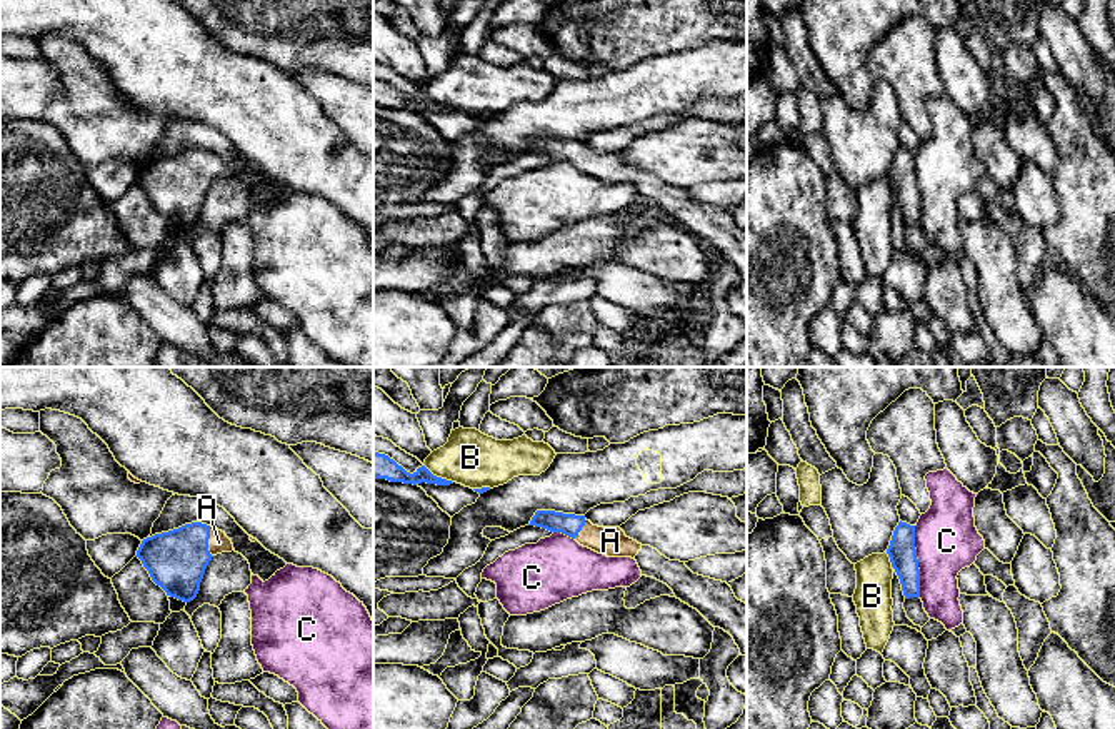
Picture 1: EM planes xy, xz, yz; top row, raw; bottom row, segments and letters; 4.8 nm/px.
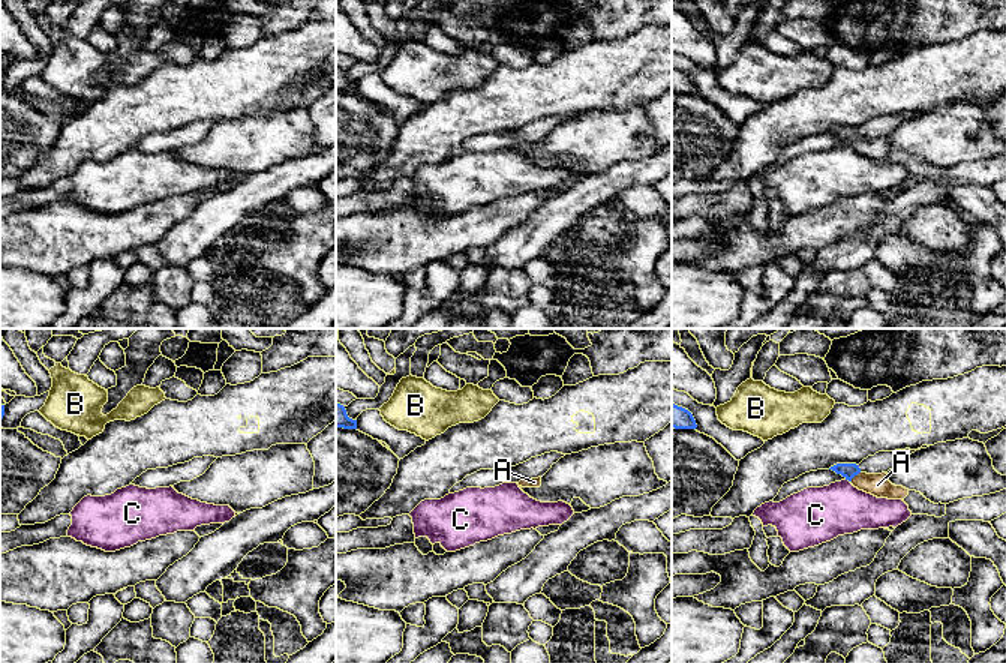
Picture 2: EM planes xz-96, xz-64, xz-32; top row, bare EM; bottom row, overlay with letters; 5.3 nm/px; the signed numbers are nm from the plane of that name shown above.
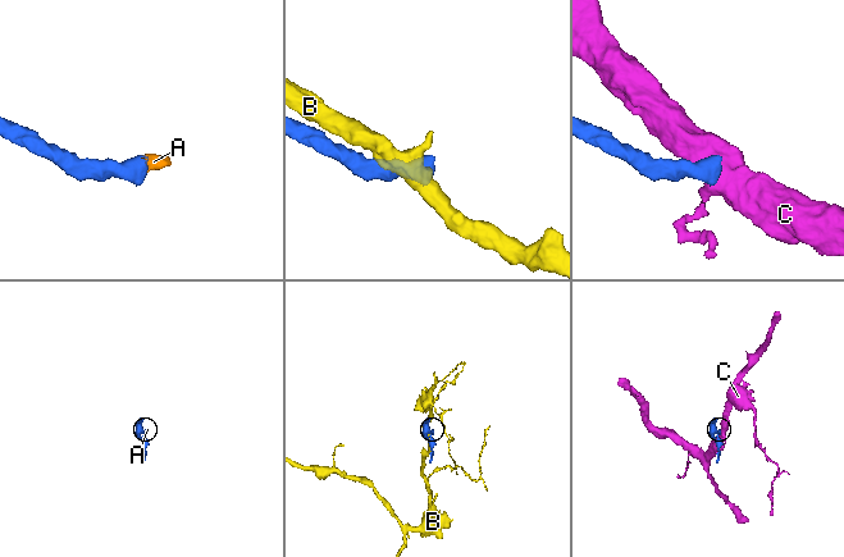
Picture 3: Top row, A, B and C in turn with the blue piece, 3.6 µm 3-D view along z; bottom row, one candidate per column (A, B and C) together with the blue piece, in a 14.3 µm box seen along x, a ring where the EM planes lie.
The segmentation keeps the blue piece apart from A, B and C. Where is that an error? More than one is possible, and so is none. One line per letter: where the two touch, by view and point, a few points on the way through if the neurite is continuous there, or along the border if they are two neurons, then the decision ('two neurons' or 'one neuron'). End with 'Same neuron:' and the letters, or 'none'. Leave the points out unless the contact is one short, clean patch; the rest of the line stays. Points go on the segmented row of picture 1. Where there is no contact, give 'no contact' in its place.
A: meets blue in xy at (207, 541); runs through xy (177, 559), (195, 542), (207, 541), (219, 542); one neuron
B: meets blue in xz at (439, 477); two neurons
C: meets blue in yz at (917, 561); border along yz (914, 526), (920, 596); two neurons
Same neuron: A

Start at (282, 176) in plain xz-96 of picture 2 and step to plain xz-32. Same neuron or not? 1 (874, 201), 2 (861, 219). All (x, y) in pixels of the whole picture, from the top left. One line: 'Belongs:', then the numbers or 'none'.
Belongs: none

